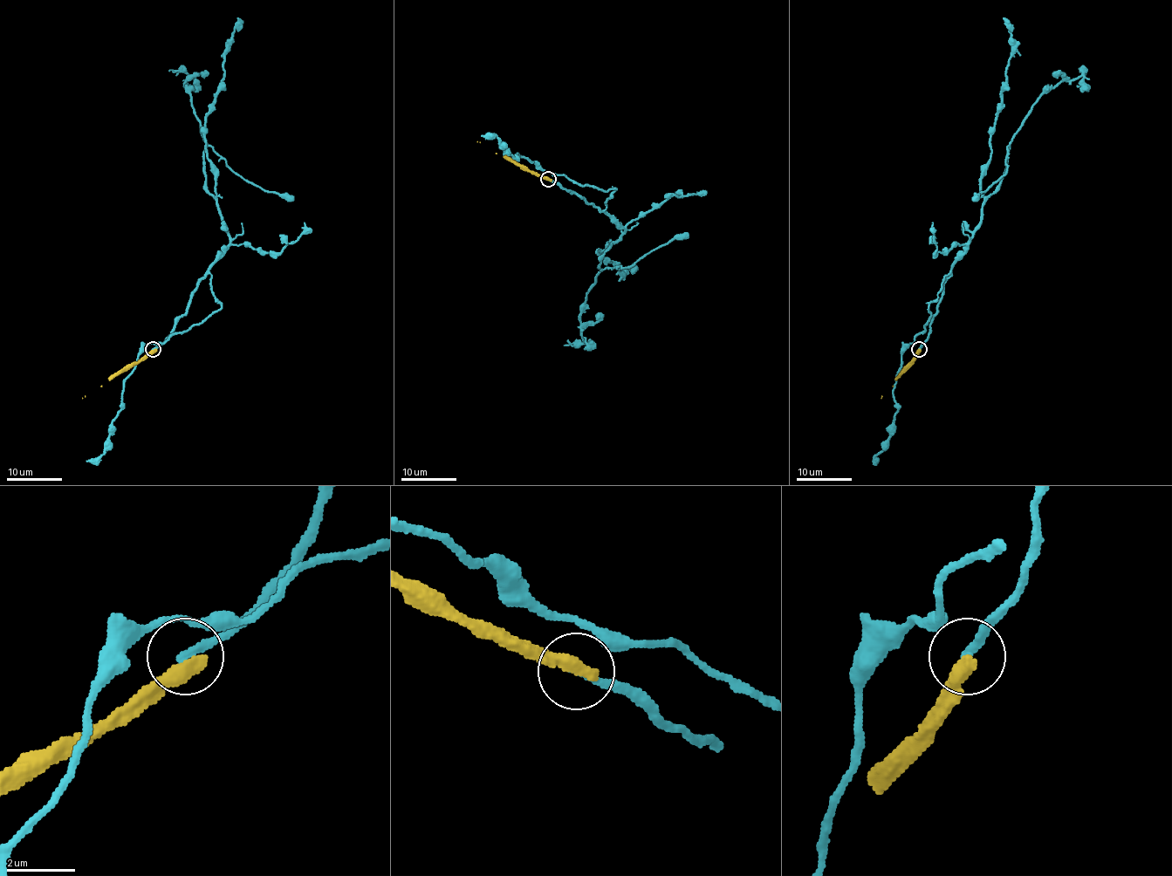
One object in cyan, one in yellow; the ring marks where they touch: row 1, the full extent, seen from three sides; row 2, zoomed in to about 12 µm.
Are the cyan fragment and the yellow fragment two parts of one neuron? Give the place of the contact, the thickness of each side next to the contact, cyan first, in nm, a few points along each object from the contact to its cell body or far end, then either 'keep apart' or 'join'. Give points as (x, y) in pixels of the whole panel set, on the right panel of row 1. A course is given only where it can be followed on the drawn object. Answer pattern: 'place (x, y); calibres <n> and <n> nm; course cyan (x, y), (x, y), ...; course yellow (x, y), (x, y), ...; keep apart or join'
place (919, 349); calibres 240 and 480 nm; course cyan (919, 349), (929, 333), (943, 283), (981, 221), (981, 175), (991, 153), (990, 130), (1010, 51), (1003, 18); course yellow (919, 350), (881, 398); keep apart

